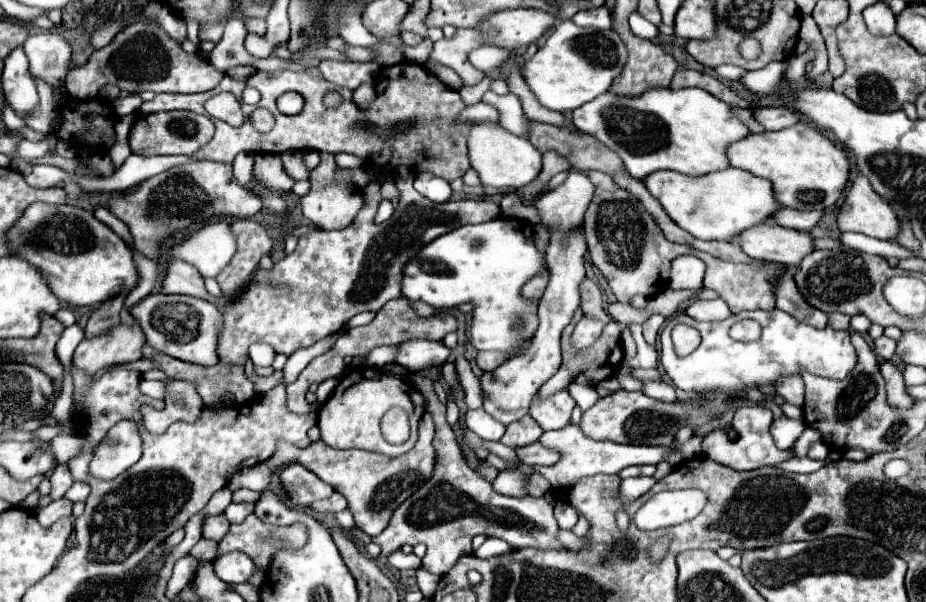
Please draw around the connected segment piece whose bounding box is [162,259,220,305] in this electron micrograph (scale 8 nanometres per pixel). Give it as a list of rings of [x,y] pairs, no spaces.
[[[172,259],[172,261],[170,261],[168,275],[166,275],[166,279],[164,279],[162,291],[164,291],[164,293],[190,295],[190,297],[198,297],[198,299],[210,301],[210,303],[214,303],[214,305],[220,305],[220,301],[206,291],[204,279],[202,279],[202,275],[196,271],[196,267],[192,267],[192,265],[186,263],[186,261],[180,261],[180,259]]]

